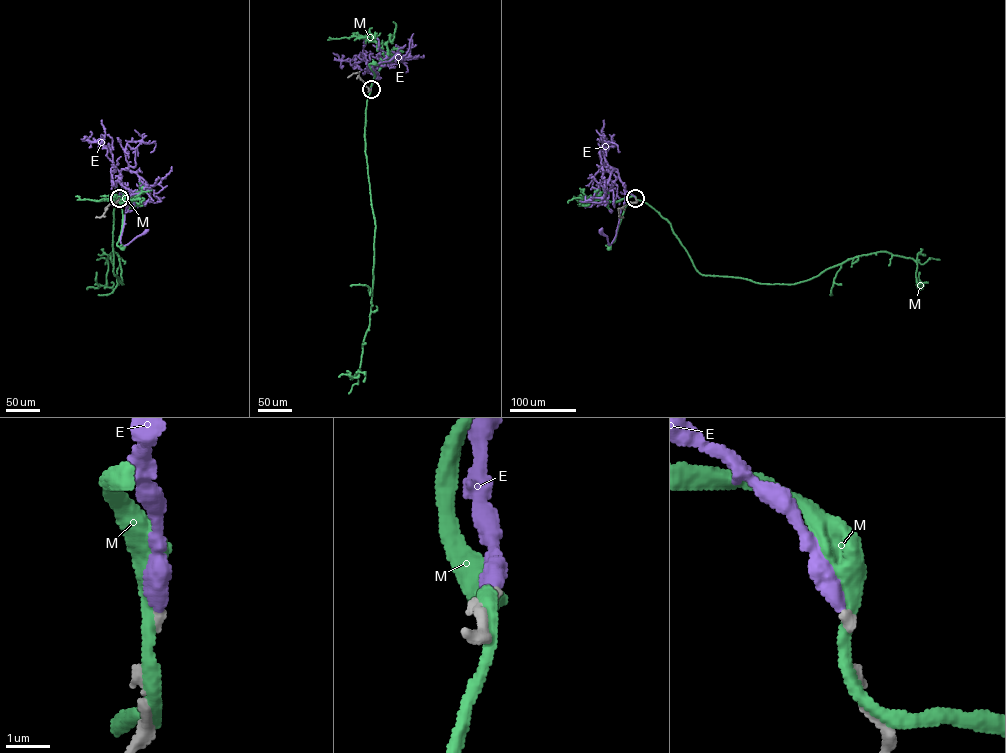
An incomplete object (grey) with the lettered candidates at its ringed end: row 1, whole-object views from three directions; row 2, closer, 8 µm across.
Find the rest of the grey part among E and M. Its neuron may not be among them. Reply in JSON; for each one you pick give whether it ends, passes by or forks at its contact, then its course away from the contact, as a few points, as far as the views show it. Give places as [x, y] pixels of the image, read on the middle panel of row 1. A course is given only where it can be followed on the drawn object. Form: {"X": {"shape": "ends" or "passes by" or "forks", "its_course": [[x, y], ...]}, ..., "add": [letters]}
{"E": {"shape": "ends", "its_course": [[371, 89], [373, 78], [379, 79], [372, 66], [398, 54]]}, "add": ["E"]}

